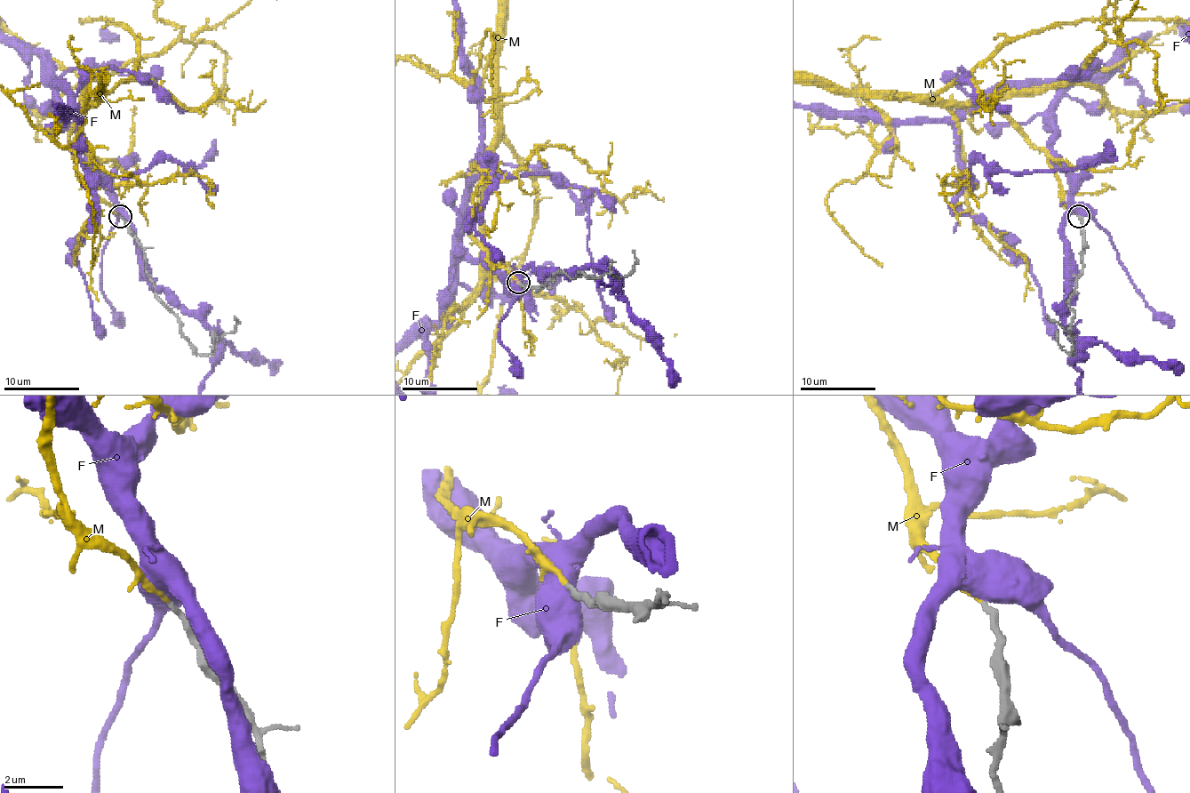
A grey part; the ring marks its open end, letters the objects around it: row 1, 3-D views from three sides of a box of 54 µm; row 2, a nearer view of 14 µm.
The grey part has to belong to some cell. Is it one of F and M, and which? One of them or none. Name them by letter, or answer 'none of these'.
M

